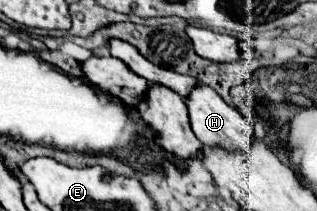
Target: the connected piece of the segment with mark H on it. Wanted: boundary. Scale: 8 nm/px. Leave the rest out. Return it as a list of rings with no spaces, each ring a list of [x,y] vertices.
[[[197,85],[189,93],[185,103],[187,103],[187,109],[189,109],[189,119],[191,119],[193,133],[203,145],[209,145],[209,147],[215,145],[215,147],[221,147],[221,149],[231,151],[231,153],[239,153],[239,151],[251,149],[251,141],[253,141],[251,123],[237,109],[233,109],[223,99],[219,99],[219,95],[211,87]]]

